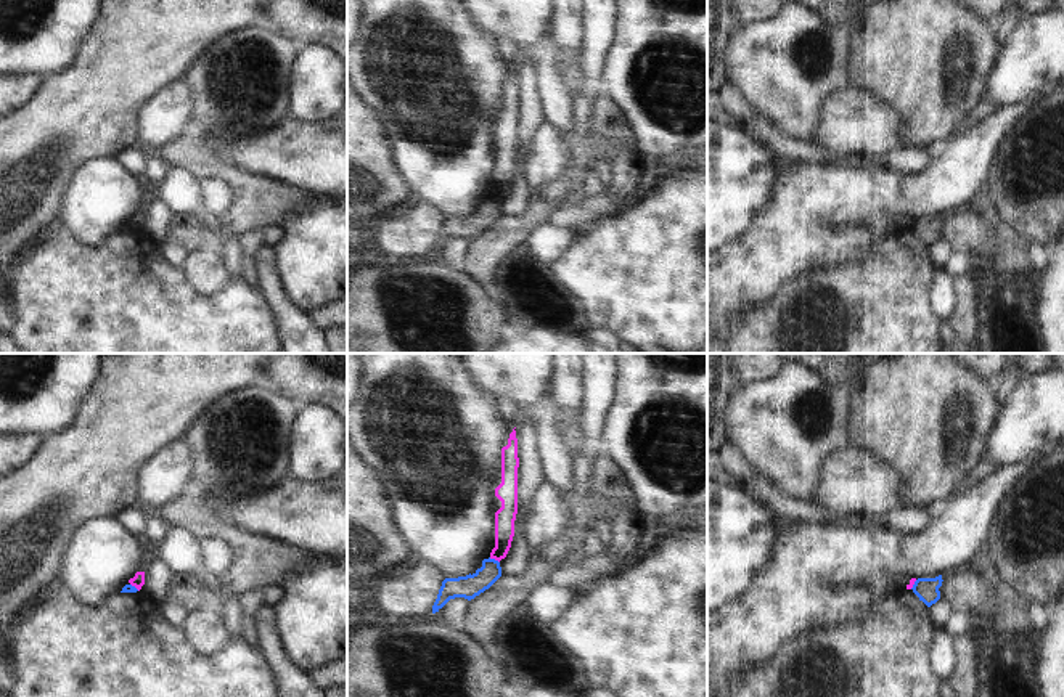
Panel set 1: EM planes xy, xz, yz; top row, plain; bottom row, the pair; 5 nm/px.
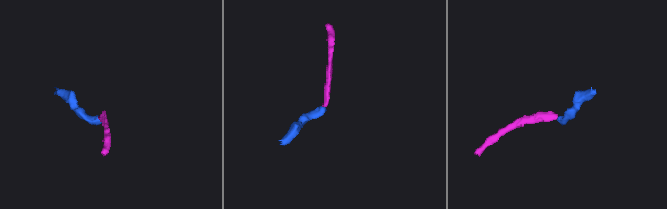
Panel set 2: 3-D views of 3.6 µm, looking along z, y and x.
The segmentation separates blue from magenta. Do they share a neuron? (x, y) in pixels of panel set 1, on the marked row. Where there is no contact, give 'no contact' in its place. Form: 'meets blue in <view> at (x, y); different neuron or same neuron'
meets blue in xz at (494, 559); different neuron

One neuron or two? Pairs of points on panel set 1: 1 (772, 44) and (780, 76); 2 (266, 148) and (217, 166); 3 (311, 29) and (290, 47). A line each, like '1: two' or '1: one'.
1: one
2: two
3: two

